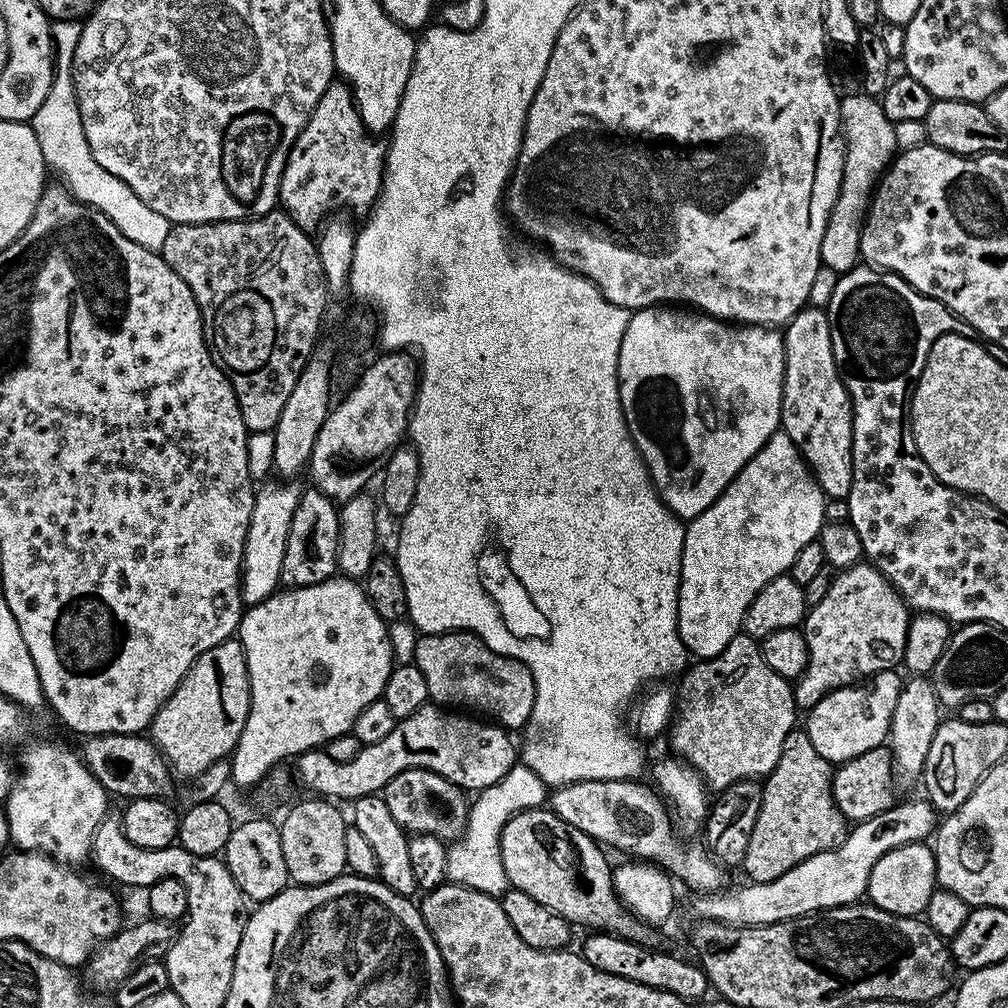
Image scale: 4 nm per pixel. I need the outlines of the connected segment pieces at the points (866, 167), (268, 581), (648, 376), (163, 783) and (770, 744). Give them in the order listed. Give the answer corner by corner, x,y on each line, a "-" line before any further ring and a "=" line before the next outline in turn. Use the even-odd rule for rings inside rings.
848,94
840,102
840,126
844,137
844,173
838,198
834,202
834,210
828,219
826,234
822,238
820,263
839,274
849,272
857,267
861,259
860,235
864,225
864,217
868,214
868,205
872,203
872,194
881,176
897,155
897,125
886,118
884,108
879,99
867,94
-
852,102
866,102
868,108
848,108
=
296,482
268,484
256,492
254,510
244,542
244,562
240,574
240,598
245,605
261,604
277,591
280,584
282,554
286,550
286,534
290,534
290,518
300,501
301,485
=
653,306
638,308
629,315
624,337
618,342
616,354
616,383
618,385
618,403
620,415
626,422
628,432
648,467
650,483
660,495
660,501
681,521
692,520
702,514
728,489
733,478
753,460
758,450
780,428
780,407
784,393
784,337
775,327
758,324
742,324
717,320
715,316
701,314
696,310
680,310
675,312
672,306
=
106,734
90,736
83,741
82,759
84,765
98,778
98,782
113,797
124,796
125,801
138,798
167,797
172,788
168,761
160,755
159,748
144,734
=
741,632
722,654
709,660
696,660
679,680
680,689
674,692
670,721
672,748
676,751
673,753
693,768
713,793
719,794
739,780
767,777
776,769
782,746
788,734
797,727
798,709
795,695
784,696
786,681
773,665
766,662
759,641

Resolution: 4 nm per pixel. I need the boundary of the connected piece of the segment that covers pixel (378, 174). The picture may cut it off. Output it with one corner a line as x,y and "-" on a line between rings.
333,82
332,85
325,90
322,94
322,98
318,102
318,106
314,106
314,110
310,114
310,118
306,122
304,129
298,134
298,138
294,142
294,146
287,152
286,159
288,160
284,164
284,169
280,172
280,204
279,207
283,211
287,212
295,224
305,230
313,230
312,228
319,229
322,221
325,218
331,217
335,208
349,208
352,212
364,212
367,213
369,209
376,203
376,200
380,196
380,189
382,187
382,181
386,171
386,148
383,143
379,144
377,137
373,133
369,132
364,127
360,112
356,108
356,100
352,97
352,90
344,82

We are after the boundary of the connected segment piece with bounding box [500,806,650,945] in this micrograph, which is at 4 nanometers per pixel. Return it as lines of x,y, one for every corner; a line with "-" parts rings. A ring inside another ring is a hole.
543,806
515,813
501,832
500,846
502,866
505,867
509,885
522,890
522,894
530,894
530,898
537,902
542,902
546,910
554,910
554,914
566,918
573,926
585,924
588,930
607,932
624,940
632,940
636,944
649,943
649,925
633,919
616,895
616,888
612,885
613,865
608,864
607,858
604,857
605,849
597,841
582,834
582,830
562,822
562,818
558,818
555,812

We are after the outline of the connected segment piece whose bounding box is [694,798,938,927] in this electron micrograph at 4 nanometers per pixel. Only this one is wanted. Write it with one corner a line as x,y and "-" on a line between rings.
900,801
874,818
859,821
849,829
843,843
829,851
822,851
804,859
780,878
770,883
751,882
746,886
735,886
697,897
694,906
697,917
720,920
725,924
740,927
768,925
774,922
793,920
794,917
807,916
812,912
838,908
857,903
866,893
870,870
883,854
898,846
916,844
929,839
938,824
935,808
927,801

